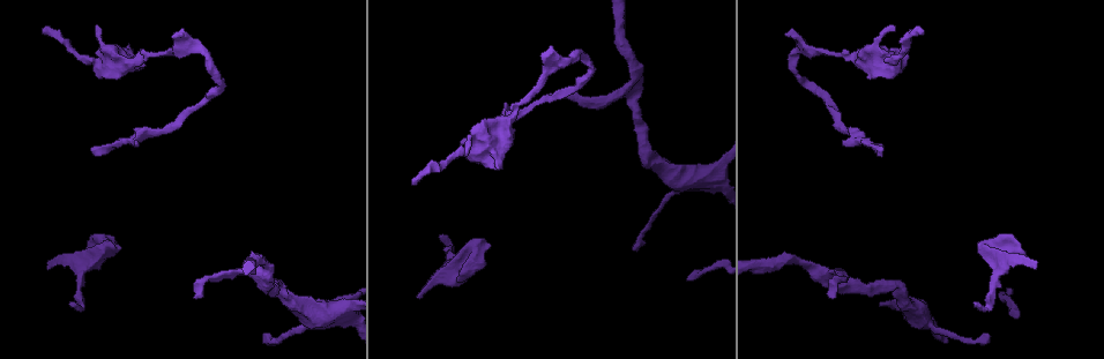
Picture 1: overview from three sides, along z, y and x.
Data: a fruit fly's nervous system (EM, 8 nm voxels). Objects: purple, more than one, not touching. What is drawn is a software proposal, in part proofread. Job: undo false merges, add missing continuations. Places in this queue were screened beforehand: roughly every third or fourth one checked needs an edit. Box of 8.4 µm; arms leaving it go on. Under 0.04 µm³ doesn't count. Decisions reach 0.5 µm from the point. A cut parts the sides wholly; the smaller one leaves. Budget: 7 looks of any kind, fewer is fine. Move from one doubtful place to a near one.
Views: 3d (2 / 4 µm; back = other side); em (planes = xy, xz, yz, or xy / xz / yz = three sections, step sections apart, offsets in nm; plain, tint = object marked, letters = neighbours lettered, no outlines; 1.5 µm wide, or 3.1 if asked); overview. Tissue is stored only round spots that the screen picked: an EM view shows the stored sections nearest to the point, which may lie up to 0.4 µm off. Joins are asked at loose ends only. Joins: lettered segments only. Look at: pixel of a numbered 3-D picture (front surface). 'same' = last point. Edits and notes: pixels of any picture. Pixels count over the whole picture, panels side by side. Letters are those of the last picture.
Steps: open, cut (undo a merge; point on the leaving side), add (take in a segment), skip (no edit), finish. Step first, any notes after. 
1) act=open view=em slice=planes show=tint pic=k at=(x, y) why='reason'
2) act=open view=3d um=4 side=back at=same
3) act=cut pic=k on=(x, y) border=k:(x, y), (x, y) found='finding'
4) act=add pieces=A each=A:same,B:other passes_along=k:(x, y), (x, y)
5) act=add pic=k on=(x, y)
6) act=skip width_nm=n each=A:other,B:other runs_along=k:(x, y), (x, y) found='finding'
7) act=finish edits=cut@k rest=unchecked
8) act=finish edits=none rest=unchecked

act=open view=3d um=2 pic=1 at=(411, 182) why='free end'

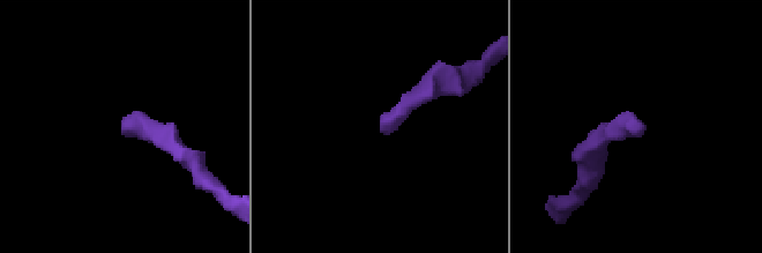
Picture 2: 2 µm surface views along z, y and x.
act=open view=em slice=yz step=8 show=tint pic=2 at=(384, 131)

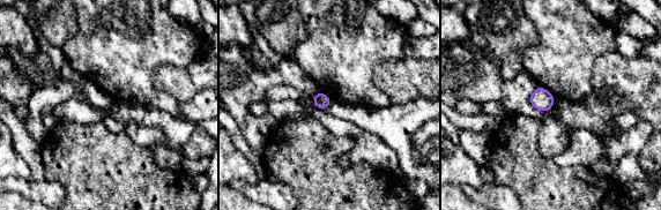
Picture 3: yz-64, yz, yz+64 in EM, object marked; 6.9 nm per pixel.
act=open view=em slice=planes show=letters at=same why='another direction'

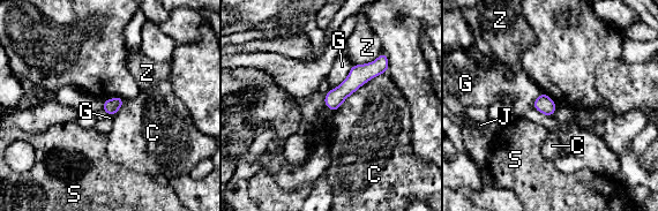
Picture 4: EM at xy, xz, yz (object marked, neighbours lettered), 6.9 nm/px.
act=skip longest_contact=C:460nm each=C:other,G:other,J:other,S:other,Z:other border=4:(386, 72), (361, 84), (334, 112) found='none of them fits'

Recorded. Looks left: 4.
act=open view=em slice=xz step=8 show=tint pic=1 at=(50, 266) why='free end'

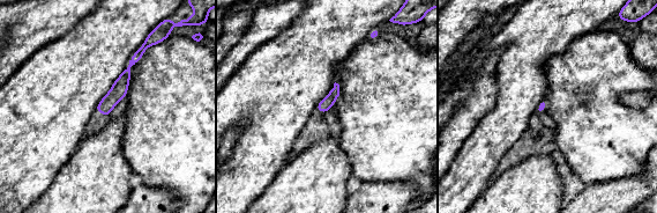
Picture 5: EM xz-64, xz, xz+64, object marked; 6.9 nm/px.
act=open view=em slice=planes show=tint at=same why='another direction'

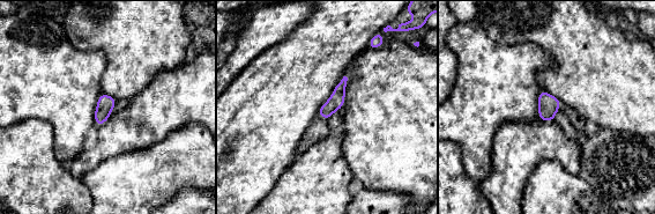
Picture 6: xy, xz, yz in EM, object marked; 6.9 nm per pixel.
act=open view=em slice=planes show=letters at=same

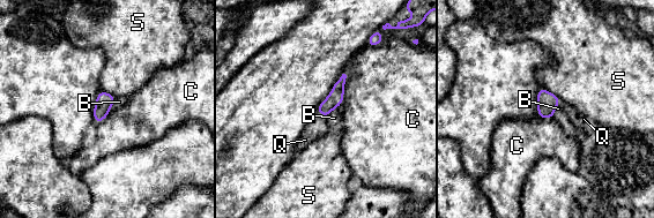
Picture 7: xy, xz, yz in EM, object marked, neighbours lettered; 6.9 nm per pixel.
act=add pieces=Q each=B:other,C:other,Q:same,S:other found='the neuron continues'

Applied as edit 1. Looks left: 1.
act=open view=em slice=planes show=letters pic=1 at=(193, 298) why='tapers out'

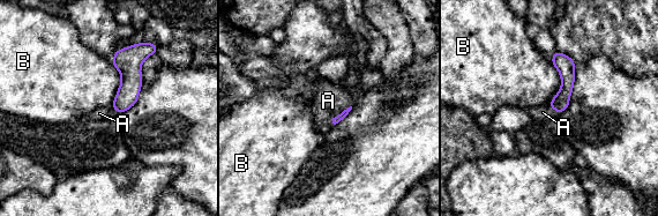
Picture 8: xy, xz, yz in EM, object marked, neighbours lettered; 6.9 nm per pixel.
act=add pieces=A each=A:same,B:other passes_along=8:(335, 120), (342, 112), (328, 101) found='it goes on there'

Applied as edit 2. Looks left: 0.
act=finish edits=add@7,add@8 rest=unchecked

